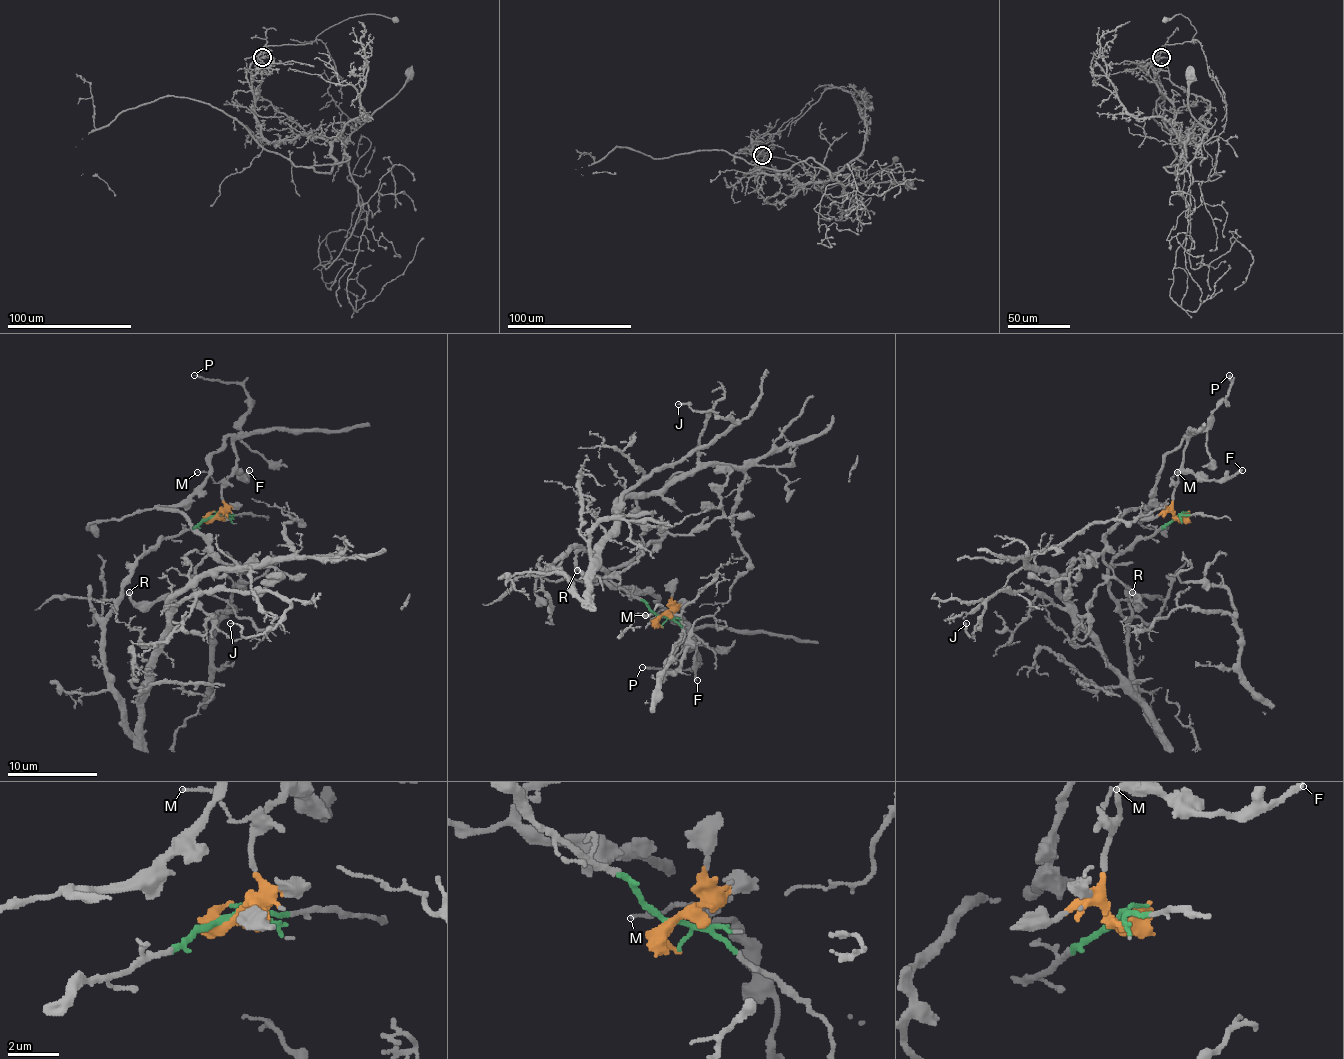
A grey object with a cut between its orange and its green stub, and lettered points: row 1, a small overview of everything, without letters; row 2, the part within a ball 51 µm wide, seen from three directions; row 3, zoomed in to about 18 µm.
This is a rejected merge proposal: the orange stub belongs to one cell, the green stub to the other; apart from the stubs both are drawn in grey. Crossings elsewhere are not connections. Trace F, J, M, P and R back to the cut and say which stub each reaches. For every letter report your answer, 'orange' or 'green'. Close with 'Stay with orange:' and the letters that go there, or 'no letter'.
F: orange
J: green
M: orange
P: orange
R: orange
Stay with orange: F, M, P, R

